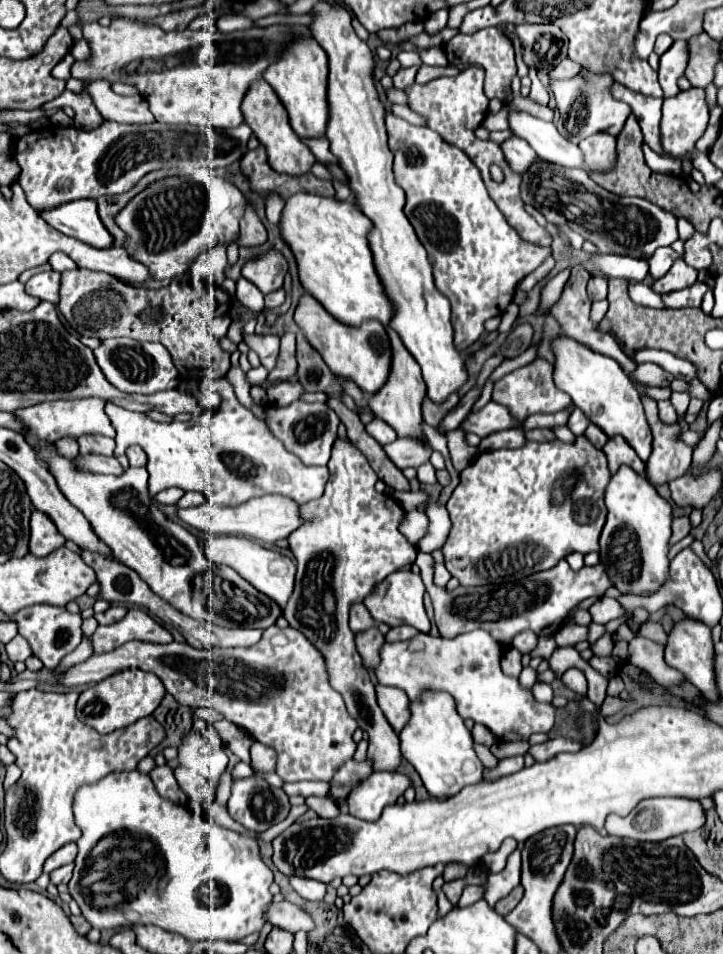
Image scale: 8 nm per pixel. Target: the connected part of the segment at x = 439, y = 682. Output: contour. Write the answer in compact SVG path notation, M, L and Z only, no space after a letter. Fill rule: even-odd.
M483 629L461 633L455 639L417 633L409 641L385 643L375 675L381 685L403 689L411 701L417 701L425 689L453 695L463 719L473 719L489 727L497 739L507 743L527 741L533 733L551 731L555 725L555 707L551 703L537 703L533 691L523 687L519 677L503 673L501 651L501 643Z

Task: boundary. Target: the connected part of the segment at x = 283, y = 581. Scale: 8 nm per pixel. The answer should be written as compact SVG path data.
M221 535L221 537L205 537L203 541L205 545L205 555L213 565L229 565L233 567L243 579L247 579L257 591L265 593L267 597L271 597L281 609L287 605L291 593L293 593L293 585L295 585L295 573L297 567L295 563L271 549L261 547L259 543L255 543L253 539L247 537L237 537L237 535Z

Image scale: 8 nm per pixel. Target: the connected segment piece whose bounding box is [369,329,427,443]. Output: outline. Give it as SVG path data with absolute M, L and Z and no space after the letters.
M387 329L387 331L389 331L389 337L391 337L391 345L393 345L391 375L389 375L389 381L385 383L385 387L369 399L369 407L375 413L375 417L383 419L385 423L389 423L395 429L397 437L413 437L413 439L419 439L419 441L427 443L427 437L421 429L423 423L425 423L421 407L423 407L423 399L427 395L425 381L421 377L421 367L417 365L413 355L405 349L405 345L397 337L397 333L393 333L393 329Z

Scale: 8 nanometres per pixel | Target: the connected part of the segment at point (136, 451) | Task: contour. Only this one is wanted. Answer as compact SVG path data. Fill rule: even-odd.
M131 445L127 451L125 451L131 467L141 467L147 463L147 457L145 457L145 451L139 447L139 445Z

